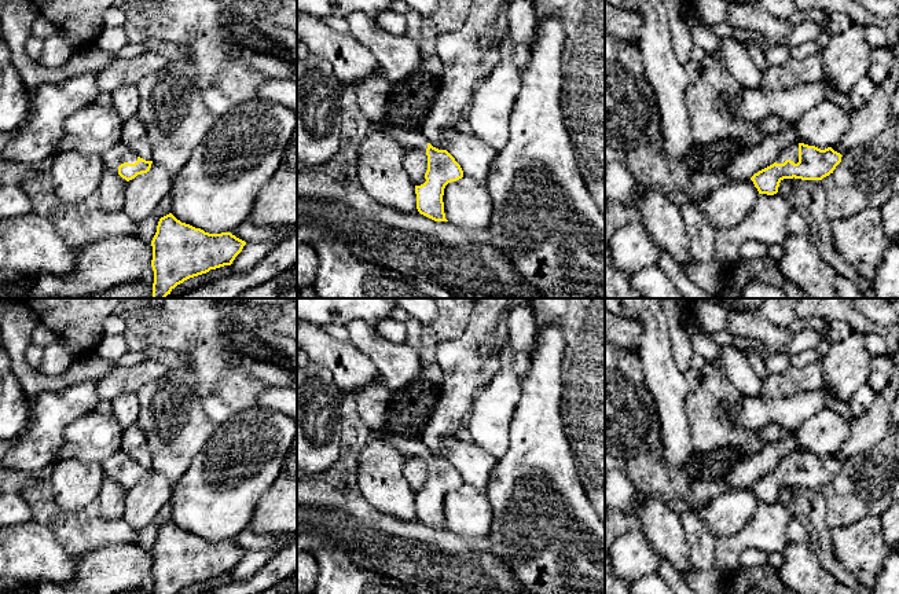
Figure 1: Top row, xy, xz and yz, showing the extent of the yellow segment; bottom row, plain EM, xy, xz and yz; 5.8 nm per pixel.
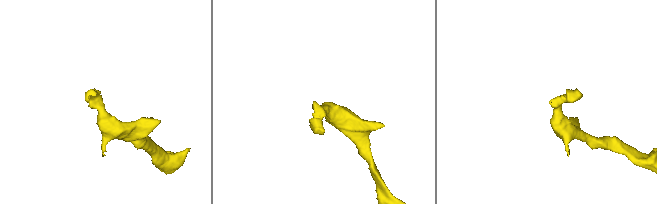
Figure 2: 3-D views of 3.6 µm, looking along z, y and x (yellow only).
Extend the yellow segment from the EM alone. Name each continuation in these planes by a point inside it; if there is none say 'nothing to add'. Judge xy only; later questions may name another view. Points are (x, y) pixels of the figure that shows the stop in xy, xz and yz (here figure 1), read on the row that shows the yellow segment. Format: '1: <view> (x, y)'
1: xy (112, 158)

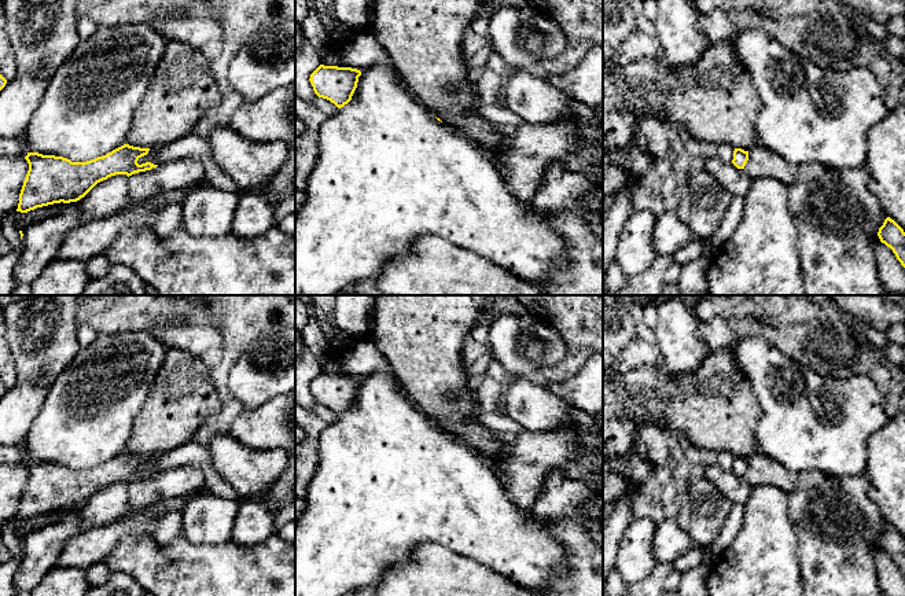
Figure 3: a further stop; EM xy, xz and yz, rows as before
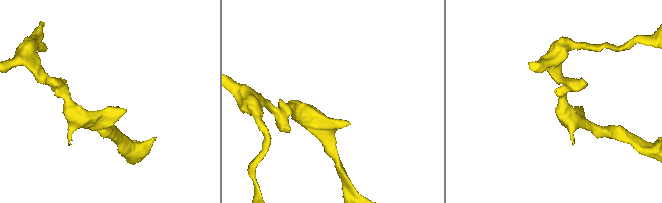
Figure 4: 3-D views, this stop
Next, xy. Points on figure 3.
nothing to add

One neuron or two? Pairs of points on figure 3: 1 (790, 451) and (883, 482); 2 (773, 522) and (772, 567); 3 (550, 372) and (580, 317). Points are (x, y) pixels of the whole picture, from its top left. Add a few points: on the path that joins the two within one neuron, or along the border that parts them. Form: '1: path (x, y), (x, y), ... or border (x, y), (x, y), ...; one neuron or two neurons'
1: border (868, 441), (867, 468), (864, 473); two neurons
2: path (773, 533), (772, 556); one neuron
3: path (566, 365), (580, 350), (580, 334); one neuron

